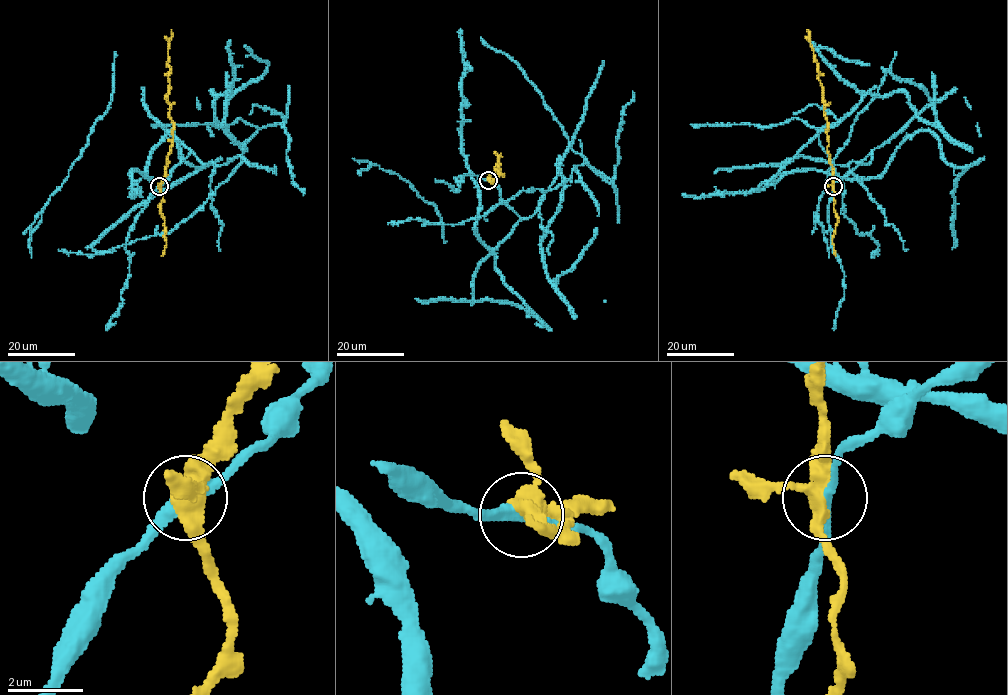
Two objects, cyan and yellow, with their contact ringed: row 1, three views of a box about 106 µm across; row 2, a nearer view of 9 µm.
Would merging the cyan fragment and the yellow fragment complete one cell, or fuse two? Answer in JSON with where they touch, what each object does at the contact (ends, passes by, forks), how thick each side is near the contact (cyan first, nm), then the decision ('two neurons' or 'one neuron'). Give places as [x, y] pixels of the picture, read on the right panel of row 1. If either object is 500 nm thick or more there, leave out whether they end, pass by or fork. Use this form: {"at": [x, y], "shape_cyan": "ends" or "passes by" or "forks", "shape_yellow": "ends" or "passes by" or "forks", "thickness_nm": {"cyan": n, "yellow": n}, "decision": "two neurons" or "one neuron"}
{"at": [833, 186], "shape_cyan": "passes by", "shape_yellow": "forks", "thickness_nm": {"cyan": 320, "yellow": 400}, "decision": "two neurons"}

